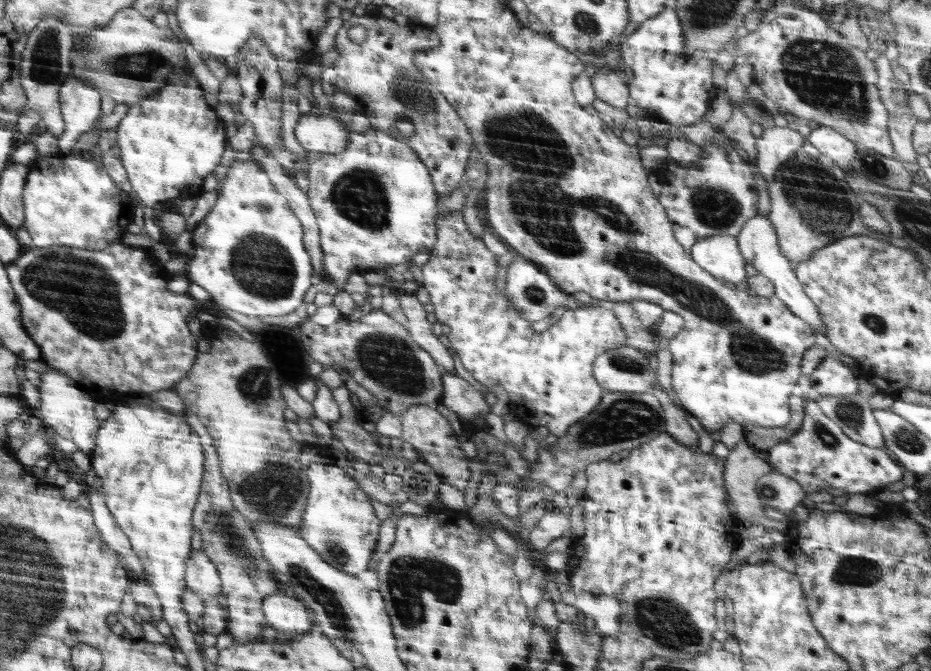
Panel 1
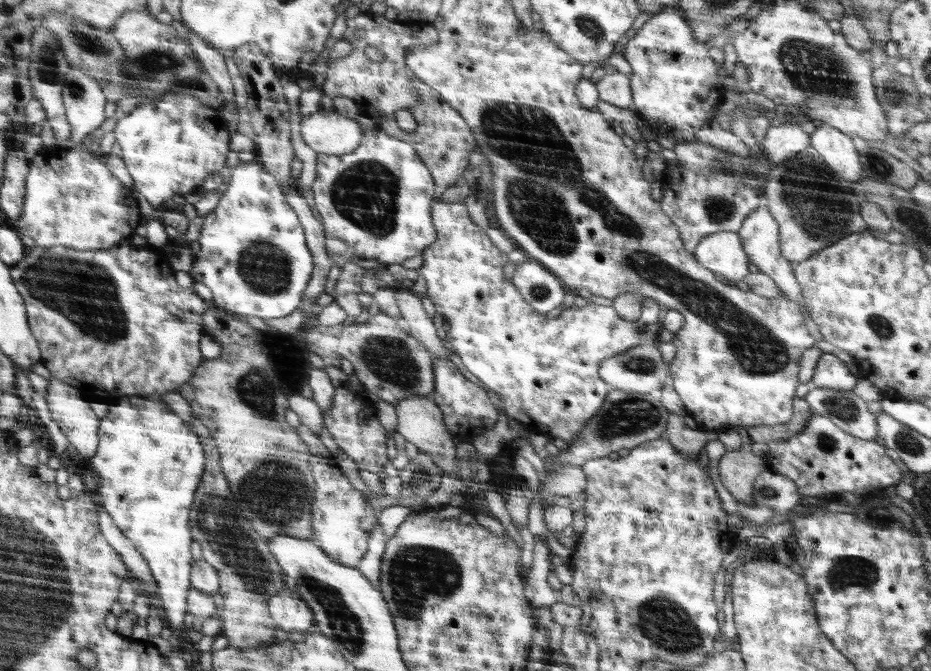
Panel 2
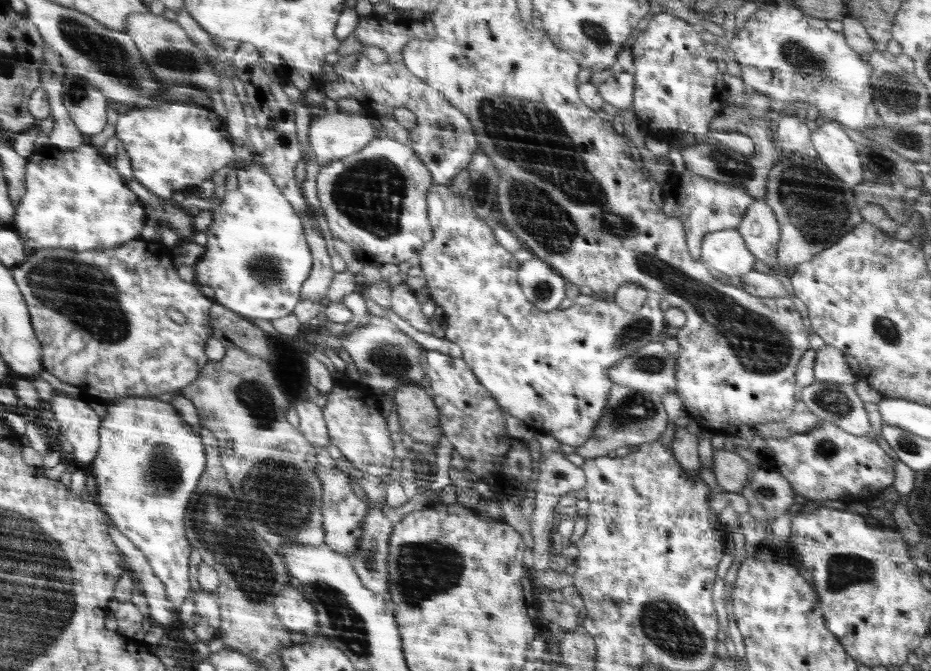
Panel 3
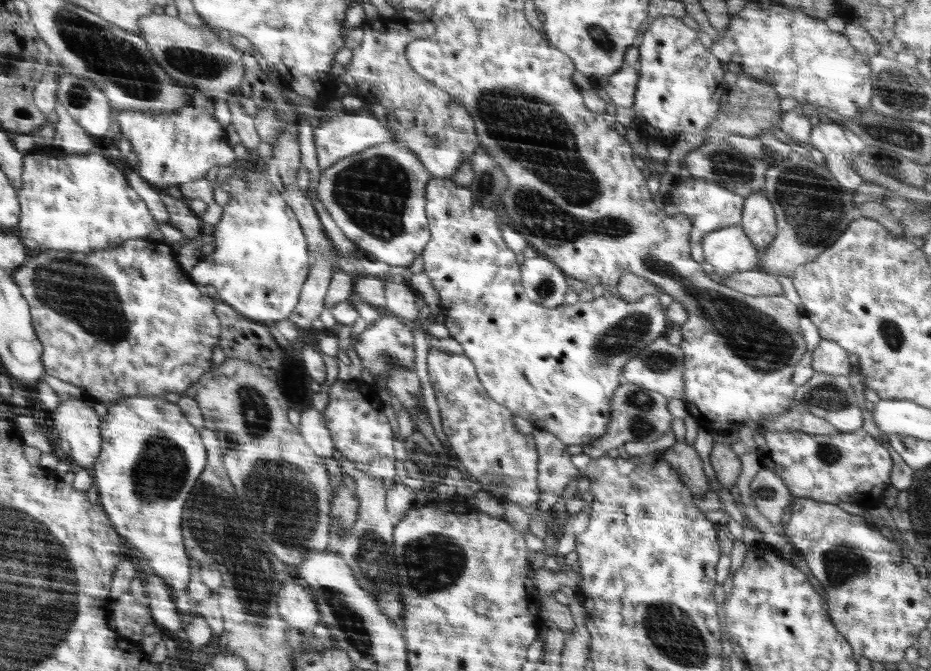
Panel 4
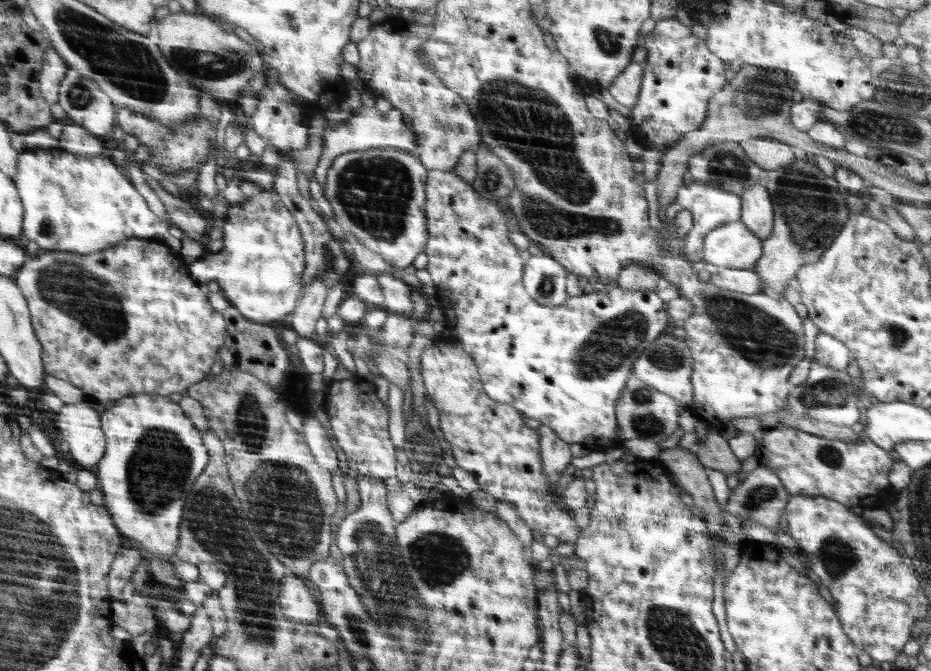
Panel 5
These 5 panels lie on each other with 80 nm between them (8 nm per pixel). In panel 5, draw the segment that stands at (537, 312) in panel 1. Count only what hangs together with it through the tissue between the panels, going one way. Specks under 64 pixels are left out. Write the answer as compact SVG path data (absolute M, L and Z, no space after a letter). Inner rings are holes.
M532 255L525 262L523 286L530 298L542 306L564 305L569 299L566 290L568 273L550 255Z

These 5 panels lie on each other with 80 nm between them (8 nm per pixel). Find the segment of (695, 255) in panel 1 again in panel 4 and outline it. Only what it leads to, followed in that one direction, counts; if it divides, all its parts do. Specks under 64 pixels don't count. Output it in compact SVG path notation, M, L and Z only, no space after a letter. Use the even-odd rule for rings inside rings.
M740 224L705 234L703 258L721 273L734 274L757 268L760 256Z

